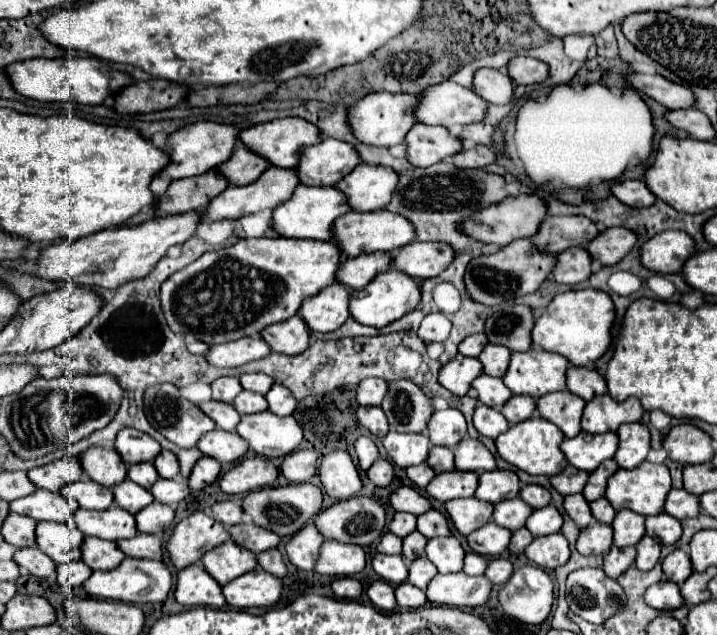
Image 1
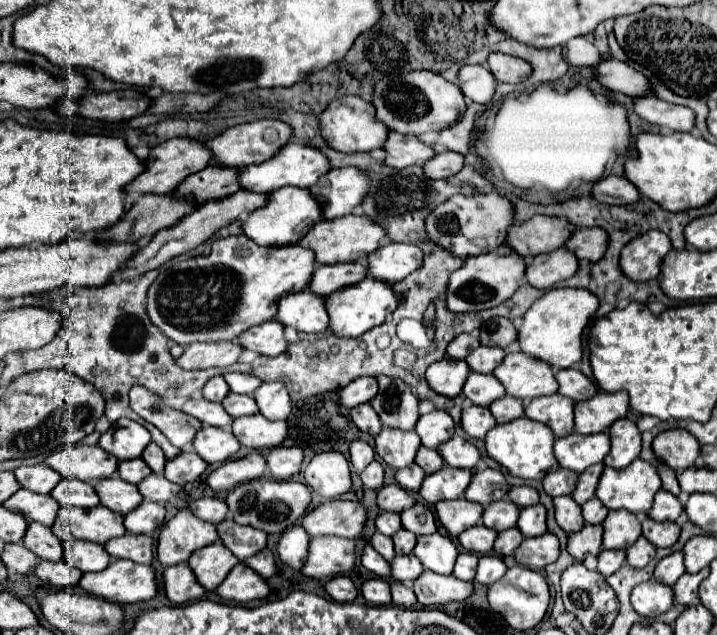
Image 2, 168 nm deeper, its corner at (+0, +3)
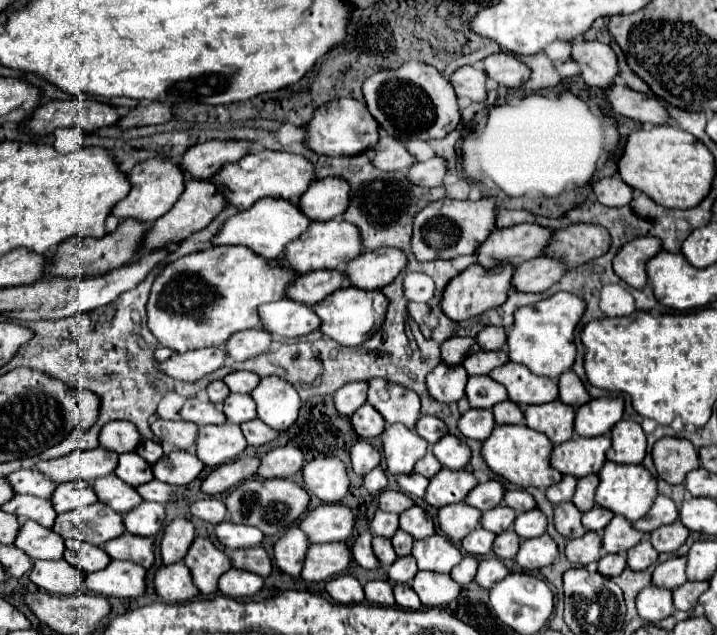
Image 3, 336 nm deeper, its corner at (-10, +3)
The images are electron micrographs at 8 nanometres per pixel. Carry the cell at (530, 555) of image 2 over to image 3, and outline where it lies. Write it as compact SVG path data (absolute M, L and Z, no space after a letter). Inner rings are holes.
M542 534L532 540L522 540L514 560L524 570L540 570L544 566L550 566L556 556L558 556L556 542L548 534Z

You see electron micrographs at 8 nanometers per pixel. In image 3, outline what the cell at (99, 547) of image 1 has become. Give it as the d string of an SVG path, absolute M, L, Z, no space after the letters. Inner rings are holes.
M76 538L66 540L64 546L66 546L64 560L68 560L82 574L102 570L110 562L110 556L102 548L96 548L96 546L86 544L86 542L78 542Z

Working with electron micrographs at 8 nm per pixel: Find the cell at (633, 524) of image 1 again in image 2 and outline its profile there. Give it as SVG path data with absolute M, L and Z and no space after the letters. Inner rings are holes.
M614 510L604 520L604 548L612 550L626 550L632 546L638 536L642 534L638 518L628 510Z

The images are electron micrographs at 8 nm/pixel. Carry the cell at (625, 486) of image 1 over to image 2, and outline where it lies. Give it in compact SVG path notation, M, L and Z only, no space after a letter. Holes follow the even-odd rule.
M638 458L624 470L606 468L600 478L596 498L600 498L608 510L626 508L632 514L646 514L660 488L662 480L658 470L650 462Z

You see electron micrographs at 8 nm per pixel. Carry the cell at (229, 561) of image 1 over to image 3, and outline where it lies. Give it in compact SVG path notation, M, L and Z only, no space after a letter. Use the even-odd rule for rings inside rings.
M196 538L186 554L184 564L190 568L192 580L200 594L214 594L218 590L218 578L230 570L226 552L216 548L208 538Z

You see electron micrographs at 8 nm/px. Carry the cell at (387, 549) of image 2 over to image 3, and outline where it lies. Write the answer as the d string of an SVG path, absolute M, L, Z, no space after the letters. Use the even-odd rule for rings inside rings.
M376 536L372 540L372 550L374 550L378 562L382 564L382 568L390 568L392 562L398 558L396 552L394 552L394 548L392 548L392 542L386 540L386 538L382 538L382 536Z

